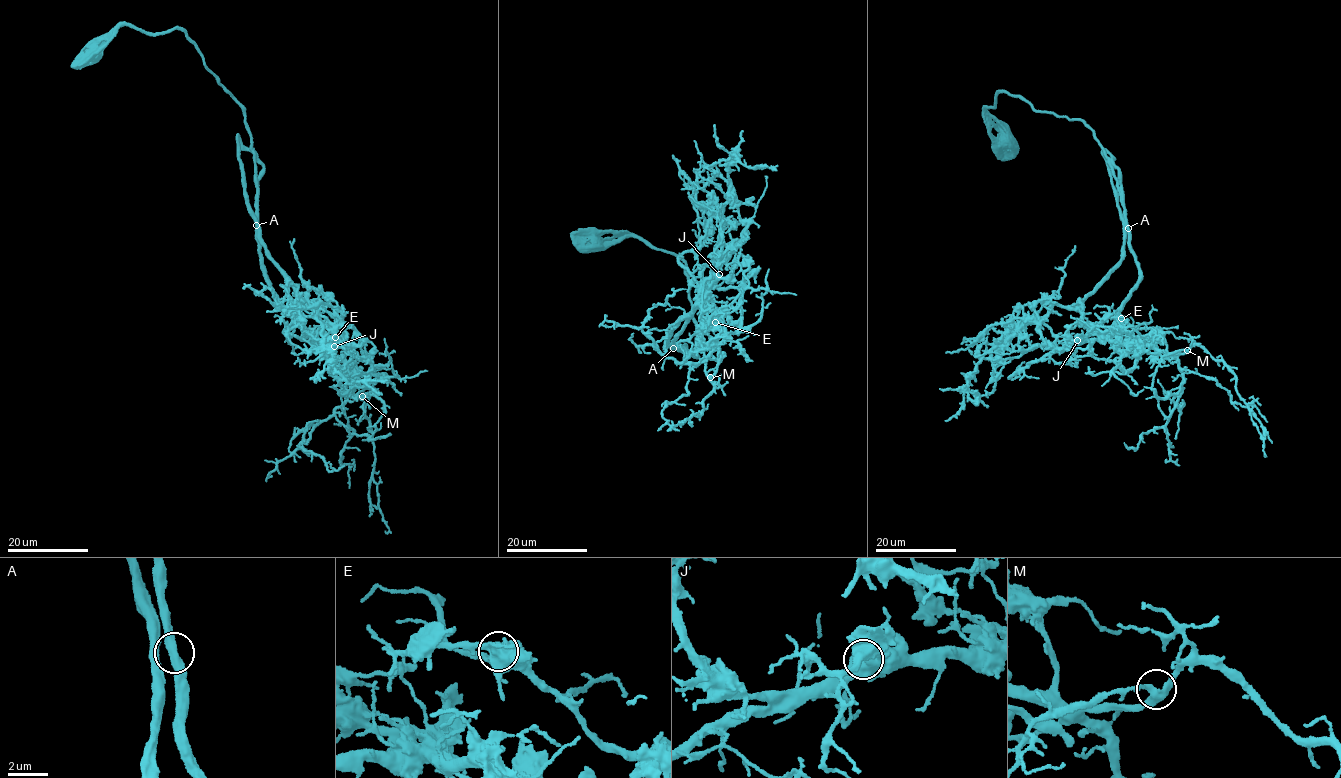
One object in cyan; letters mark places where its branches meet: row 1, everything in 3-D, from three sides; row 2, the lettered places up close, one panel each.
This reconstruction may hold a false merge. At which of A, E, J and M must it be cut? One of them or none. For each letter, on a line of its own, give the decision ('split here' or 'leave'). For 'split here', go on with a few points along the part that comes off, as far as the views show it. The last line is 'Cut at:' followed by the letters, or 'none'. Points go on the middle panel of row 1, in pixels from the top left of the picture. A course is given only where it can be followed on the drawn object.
A: leave
E: leave
J: leave
M: leave
Cut at: none

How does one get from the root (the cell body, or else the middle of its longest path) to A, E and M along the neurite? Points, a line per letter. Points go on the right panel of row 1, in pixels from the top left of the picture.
A: (1134, 253), (1128, 228)
E: (1134, 253), (1139, 283), (1119, 308), (1108, 338), (1129, 345), (1153, 344), (1153, 338), (1143, 339), (1121, 318)
M: (1134, 253), (1139, 283), (1119, 308), (1108, 338), (1129, 345), (1152, 344), (1170, 353), (1187, 350)

